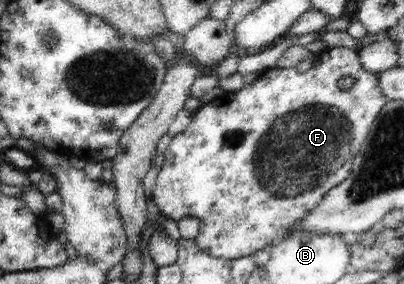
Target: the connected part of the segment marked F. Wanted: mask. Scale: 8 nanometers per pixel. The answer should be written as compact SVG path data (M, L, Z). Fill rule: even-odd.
M333 47L325 49L317 55L314 64L305 72L297 71L296 67L279 69L277 67L260 73L258 78L250 84L243 84L236 92L225 92L221 97L213 98L209 103L201 105L192 115L190 125L184 131L171 138L168 148L164 151L165 158L157 176L152 195L155 203L160 209L160 215L165 215L177 221L185 216L197 217L200 228L196 242L208 255L220 259L240 259L241 257L253 256L257 251L268 249L273 241L281 239L299 219L303 219L319 201L331 191L335 185L339 185L343 179L347 179L353 165L353 159L357 149L361 147L375 119L383 110L388 100L379 90L379 74L368 72L358 55L358 51L347 49L347 47ZM351 76L355 78L355 85L349 91L343 91L338 84L342 77Z

